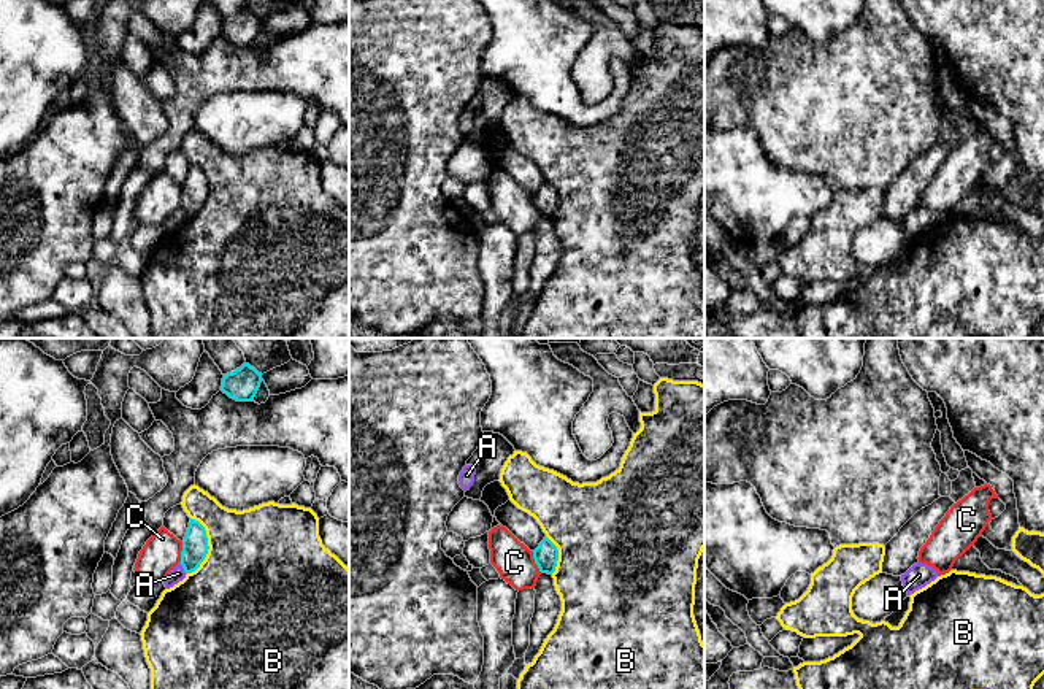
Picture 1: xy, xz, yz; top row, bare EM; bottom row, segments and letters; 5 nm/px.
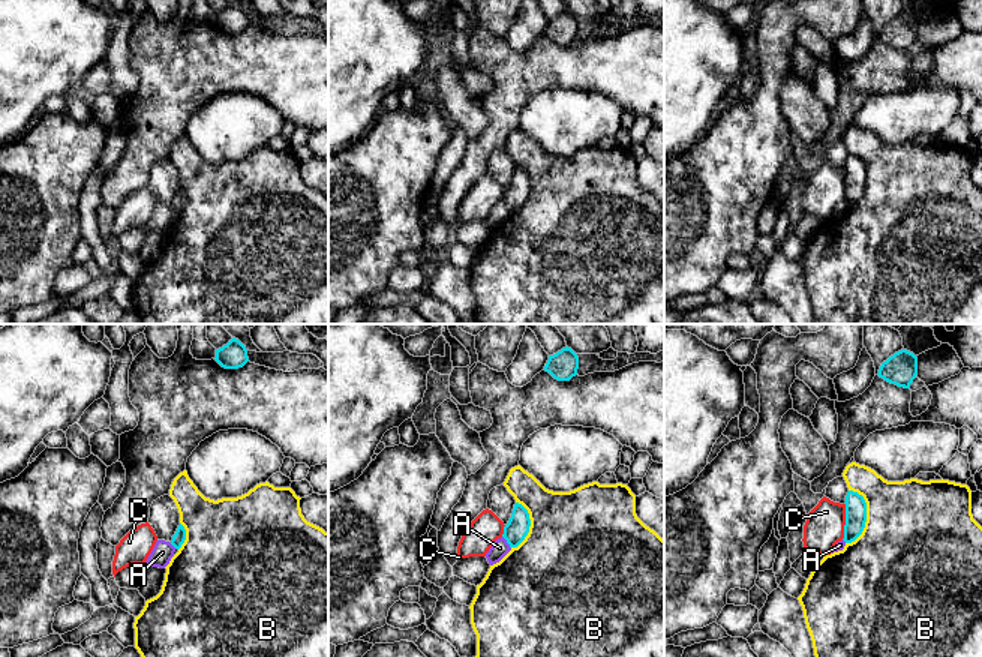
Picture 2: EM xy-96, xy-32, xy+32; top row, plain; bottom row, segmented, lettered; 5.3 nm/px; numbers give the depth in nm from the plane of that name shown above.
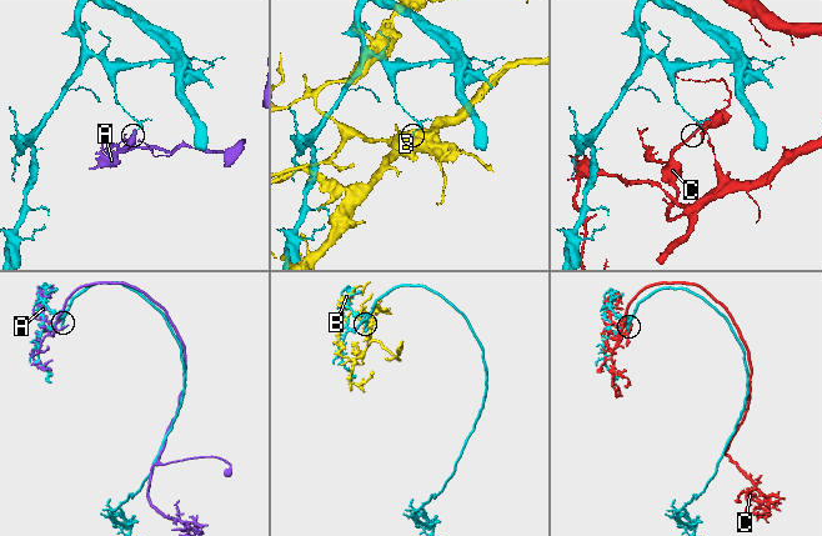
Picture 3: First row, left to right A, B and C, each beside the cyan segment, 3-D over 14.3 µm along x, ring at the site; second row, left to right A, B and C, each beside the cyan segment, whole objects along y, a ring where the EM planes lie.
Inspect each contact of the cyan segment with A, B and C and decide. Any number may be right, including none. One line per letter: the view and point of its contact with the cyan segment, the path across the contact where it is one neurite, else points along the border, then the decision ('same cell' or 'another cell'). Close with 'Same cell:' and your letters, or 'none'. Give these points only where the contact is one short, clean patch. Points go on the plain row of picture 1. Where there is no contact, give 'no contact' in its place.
A: meets cyan in xy at (183, 211); border along xy (180, 207), (186, 218); another cell
B: meets cyan in xy at (208, 192); another cell
C: meets cyan in xy at (181, 197); another cell
Same cell: none

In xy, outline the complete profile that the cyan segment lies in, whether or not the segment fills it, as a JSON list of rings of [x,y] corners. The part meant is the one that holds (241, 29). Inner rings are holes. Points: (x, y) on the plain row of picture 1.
[[[243,8],[235,16],[224,19],[221,35],[236,46],[254,46],[260,27],[262,17]]]

